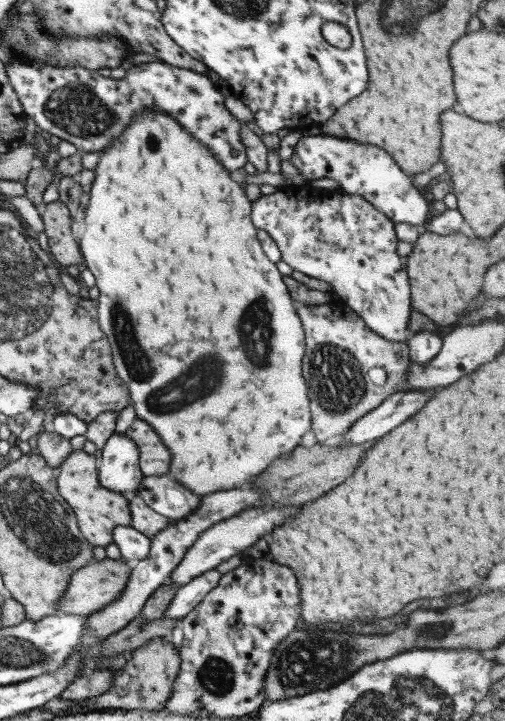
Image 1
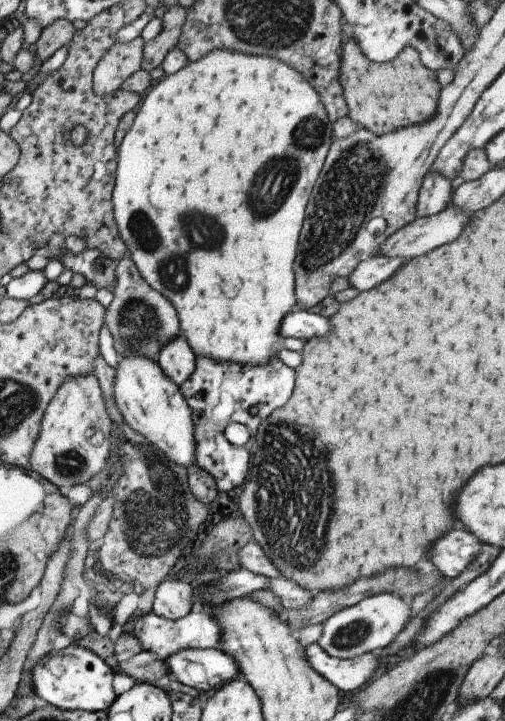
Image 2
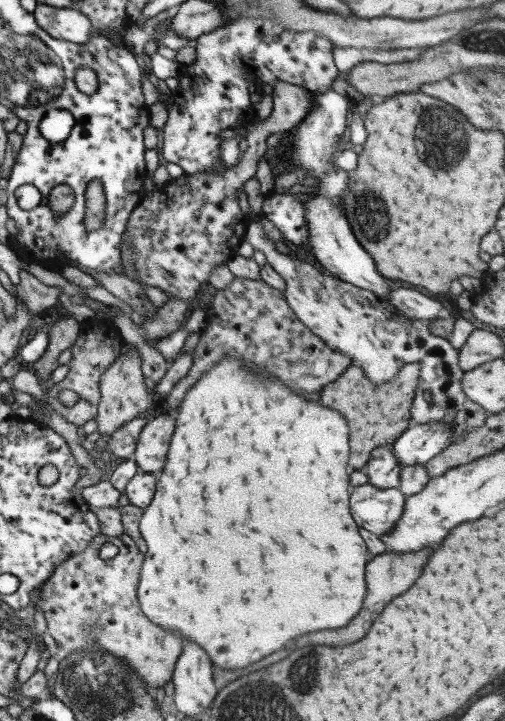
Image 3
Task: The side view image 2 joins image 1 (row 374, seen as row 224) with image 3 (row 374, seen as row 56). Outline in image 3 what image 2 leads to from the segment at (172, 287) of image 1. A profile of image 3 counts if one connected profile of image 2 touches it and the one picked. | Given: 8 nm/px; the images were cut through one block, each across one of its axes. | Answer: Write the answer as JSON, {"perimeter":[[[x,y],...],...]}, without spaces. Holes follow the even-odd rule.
{"perimeter":[[[222,357],[209,371],[185,392],[175,415],[175,427],[170,439],[164,468],[157,474],[156,494],[150,506],[143,510],[139,532],[147,544],[141,566],[137,598],[142,612],[162,628],[176,631],[186,641],[194,641],[209,654],[214,668],[238,670],[278,652],[300,634],[346,626],[364,604],[366,552],[368,547],[359,534],[349,509],[350,467],[349,426],[345,416],[307,400],[295,393],[280,379],[253,371],[242,359]]]}

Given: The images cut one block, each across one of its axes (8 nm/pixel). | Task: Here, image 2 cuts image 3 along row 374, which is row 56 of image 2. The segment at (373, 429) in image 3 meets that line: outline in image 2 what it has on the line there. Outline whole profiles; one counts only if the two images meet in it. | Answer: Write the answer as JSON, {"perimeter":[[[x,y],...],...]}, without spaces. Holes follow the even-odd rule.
{"perimeter":[[[345,31],[337,79],[343,88],[347,116],[357,122],[359,127],[367,128],[377,135],[423,123],[437,113],[442,88],[437,71],[431,71],[422,64],[415,48],[404,47],[395,59],[377,63],[367,59],[355,38]]]}

